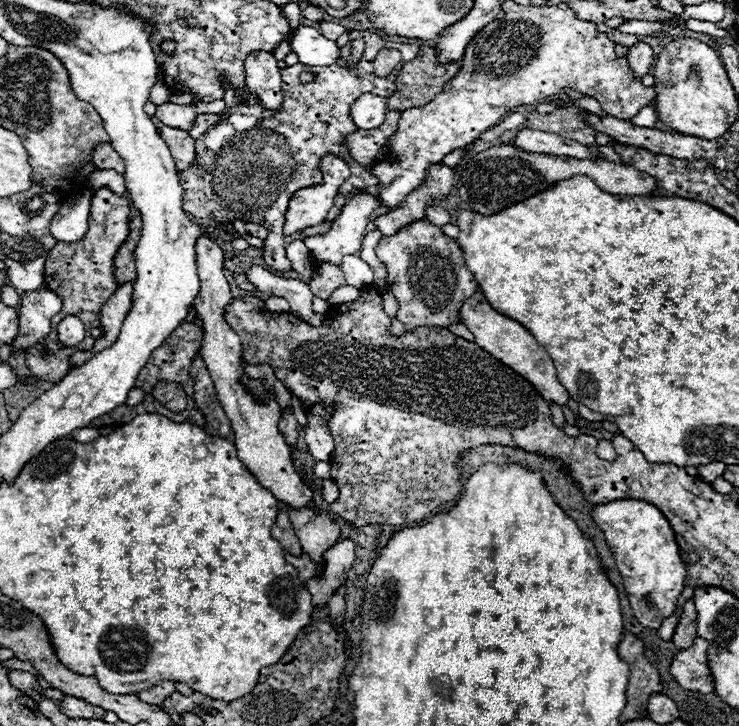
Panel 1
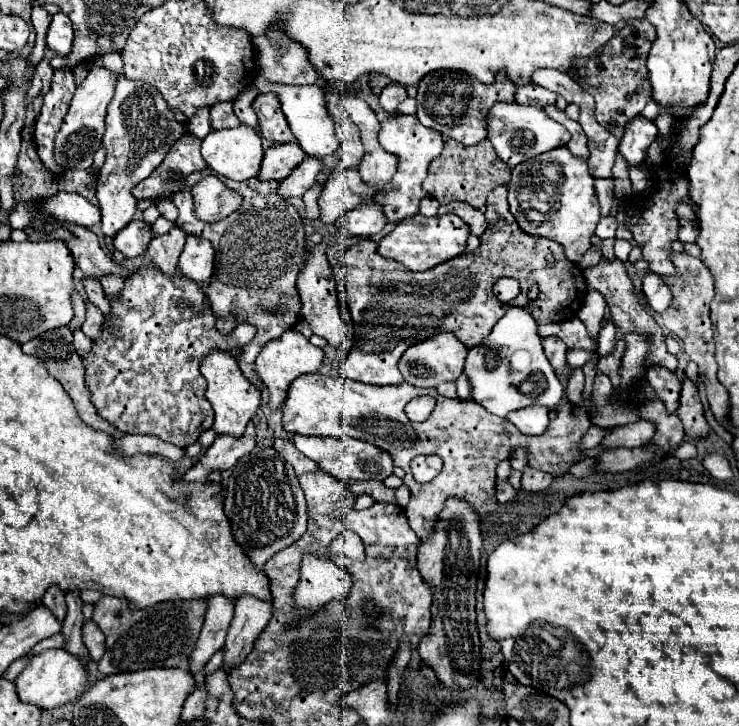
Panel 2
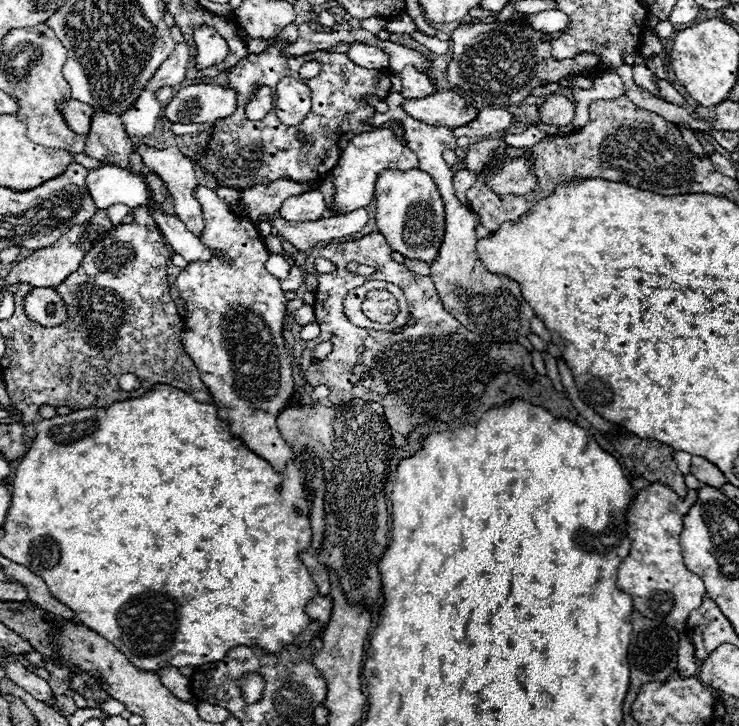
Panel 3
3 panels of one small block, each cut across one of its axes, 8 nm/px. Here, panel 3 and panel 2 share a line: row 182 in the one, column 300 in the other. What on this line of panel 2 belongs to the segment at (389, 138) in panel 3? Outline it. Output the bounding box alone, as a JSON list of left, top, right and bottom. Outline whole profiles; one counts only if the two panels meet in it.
[256,328,324,410]

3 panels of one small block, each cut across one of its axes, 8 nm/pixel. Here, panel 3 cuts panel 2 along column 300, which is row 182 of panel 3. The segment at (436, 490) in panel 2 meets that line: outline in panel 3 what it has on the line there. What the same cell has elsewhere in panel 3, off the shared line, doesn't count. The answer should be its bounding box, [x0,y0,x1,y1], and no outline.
[376,170,444,264]

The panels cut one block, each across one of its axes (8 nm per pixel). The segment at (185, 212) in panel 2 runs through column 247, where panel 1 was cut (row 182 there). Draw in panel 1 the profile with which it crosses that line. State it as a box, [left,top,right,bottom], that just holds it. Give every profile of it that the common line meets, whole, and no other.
[180,32,420,272]

